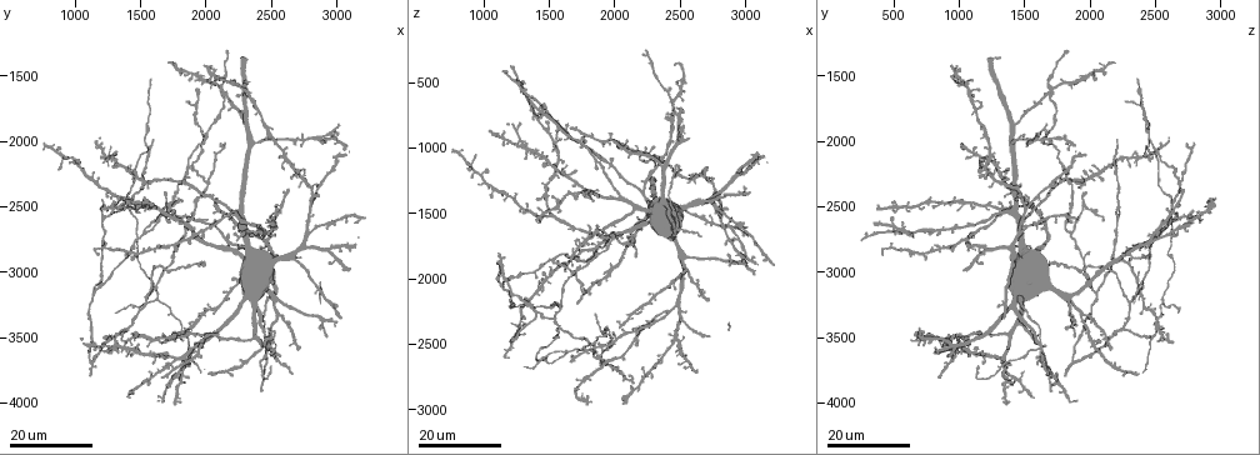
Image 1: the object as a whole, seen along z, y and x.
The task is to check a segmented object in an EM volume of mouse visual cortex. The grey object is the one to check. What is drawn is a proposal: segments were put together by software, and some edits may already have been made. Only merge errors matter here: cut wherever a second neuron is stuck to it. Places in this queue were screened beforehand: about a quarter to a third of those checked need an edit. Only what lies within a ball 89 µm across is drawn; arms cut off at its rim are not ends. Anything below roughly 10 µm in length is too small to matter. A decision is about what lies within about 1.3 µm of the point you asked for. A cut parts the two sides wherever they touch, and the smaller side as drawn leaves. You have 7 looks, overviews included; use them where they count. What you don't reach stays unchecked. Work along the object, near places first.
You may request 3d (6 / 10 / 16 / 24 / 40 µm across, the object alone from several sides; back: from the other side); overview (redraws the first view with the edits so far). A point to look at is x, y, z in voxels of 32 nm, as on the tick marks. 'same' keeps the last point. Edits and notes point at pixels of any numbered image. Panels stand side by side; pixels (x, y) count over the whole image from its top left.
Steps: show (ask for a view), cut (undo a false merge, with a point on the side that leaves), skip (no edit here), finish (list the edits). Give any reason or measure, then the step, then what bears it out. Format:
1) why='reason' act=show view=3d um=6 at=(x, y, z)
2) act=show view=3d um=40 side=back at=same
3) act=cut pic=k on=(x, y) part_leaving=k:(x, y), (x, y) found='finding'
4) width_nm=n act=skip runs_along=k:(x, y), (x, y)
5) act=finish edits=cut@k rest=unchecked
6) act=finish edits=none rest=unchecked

why='thin arm on a thick one' act=show view=3d um=16 at=(2800, 2720, 1480)

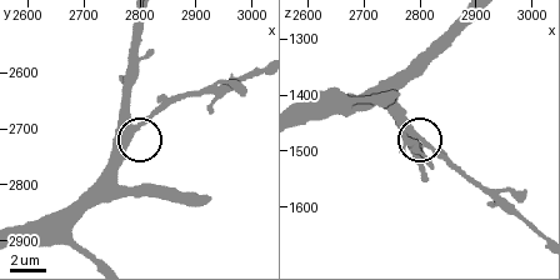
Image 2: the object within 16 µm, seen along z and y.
act=show view=3d um=10 at=(2790, 2695, 1465)

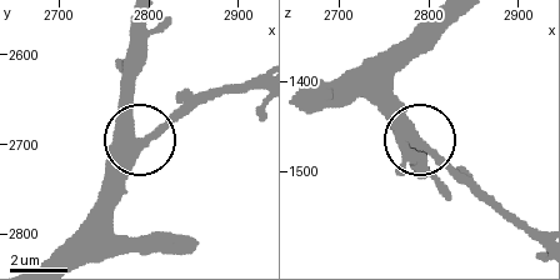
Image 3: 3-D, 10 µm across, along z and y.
act=skip found='all the same neuron'

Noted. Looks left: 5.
why='three-way junction' act=show view=3d um=16 at=(2500, 2860, 2320)

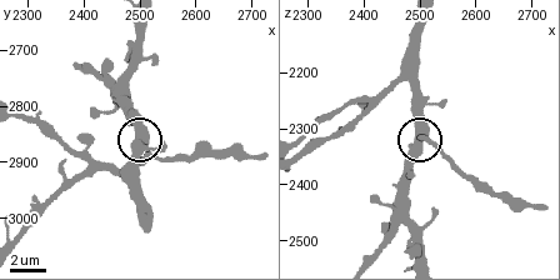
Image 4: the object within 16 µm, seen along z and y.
why='zoom in' act=show view=3d um=10 at=same

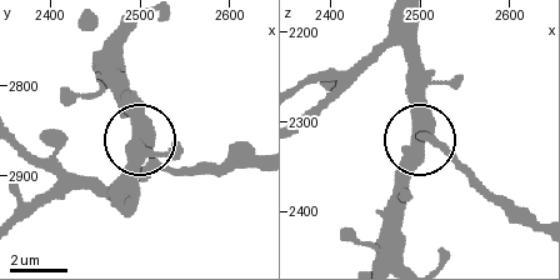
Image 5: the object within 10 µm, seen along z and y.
arms=3 act=skip runs_along=5:(414, 26), (416, 126), (484, 189) found='continuous, no second neuron'

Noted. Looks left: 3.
why='a fork' act=show view=3d um=16 at=(1560, 3240, 2320)

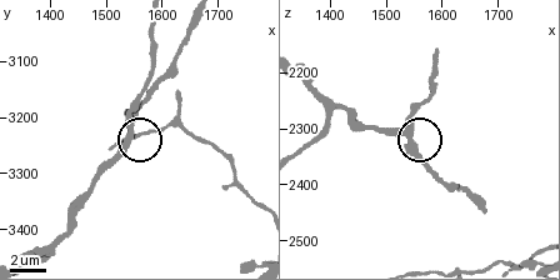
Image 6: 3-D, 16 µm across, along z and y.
act=show view=3d um=6 at=(1540, 3230, 2305)

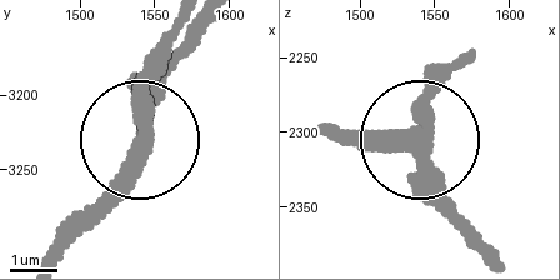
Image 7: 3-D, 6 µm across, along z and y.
why='from behind' act=show view=3d um=6 side=back at=(1544, 3228, 2304)

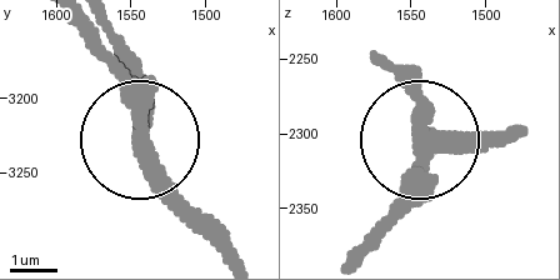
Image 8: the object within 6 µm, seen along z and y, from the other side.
arms=3 act=skip runs_along=8:(234, 253), (163, 169), (123, 54) found='continuous, no second neuron'

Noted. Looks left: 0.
act=finish edits=none rest=unchecked

